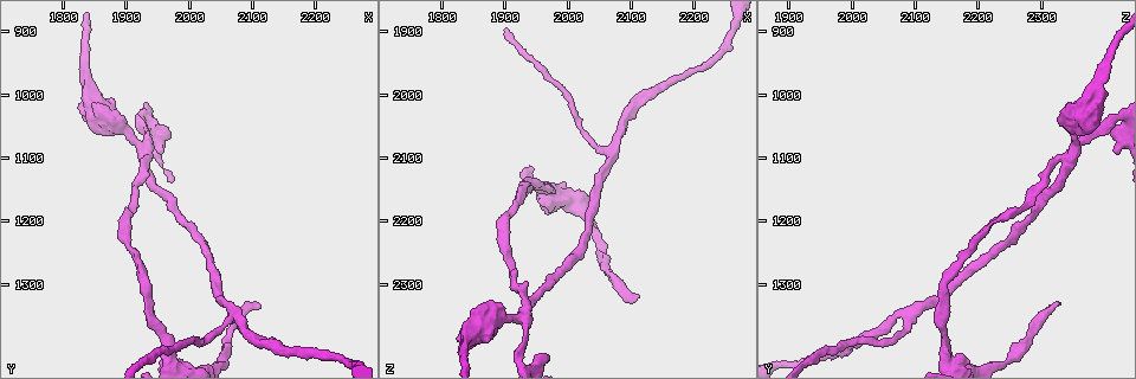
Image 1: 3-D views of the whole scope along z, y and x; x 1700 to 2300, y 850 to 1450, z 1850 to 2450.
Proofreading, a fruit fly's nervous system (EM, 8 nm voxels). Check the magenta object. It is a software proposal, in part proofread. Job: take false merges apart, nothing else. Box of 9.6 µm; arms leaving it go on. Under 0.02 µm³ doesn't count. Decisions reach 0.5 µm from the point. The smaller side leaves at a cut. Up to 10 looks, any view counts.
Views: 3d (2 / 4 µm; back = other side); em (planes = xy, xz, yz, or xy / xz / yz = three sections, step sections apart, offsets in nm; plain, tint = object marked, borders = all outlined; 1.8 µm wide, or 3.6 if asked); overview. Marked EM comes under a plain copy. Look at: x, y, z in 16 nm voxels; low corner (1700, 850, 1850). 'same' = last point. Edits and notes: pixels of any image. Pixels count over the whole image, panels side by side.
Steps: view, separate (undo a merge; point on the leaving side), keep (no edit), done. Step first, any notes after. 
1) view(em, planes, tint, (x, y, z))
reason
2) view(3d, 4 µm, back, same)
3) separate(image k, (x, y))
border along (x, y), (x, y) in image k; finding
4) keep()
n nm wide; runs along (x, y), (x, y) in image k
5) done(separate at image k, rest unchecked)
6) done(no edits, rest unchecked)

view(3d, 4 µm, (1835, 980, 2385))
thick turns thin

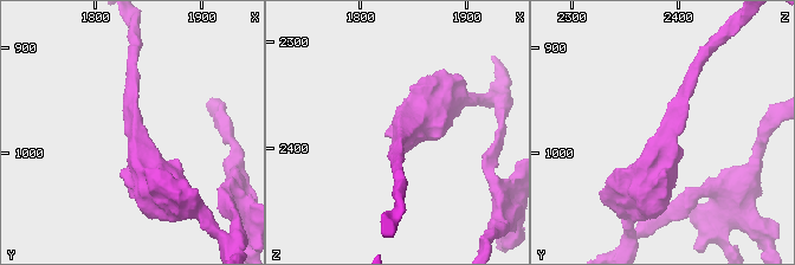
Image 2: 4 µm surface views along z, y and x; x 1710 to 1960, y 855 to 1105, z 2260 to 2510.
view(em, planes, tint, (1840, 980, 2386))
need the tissue

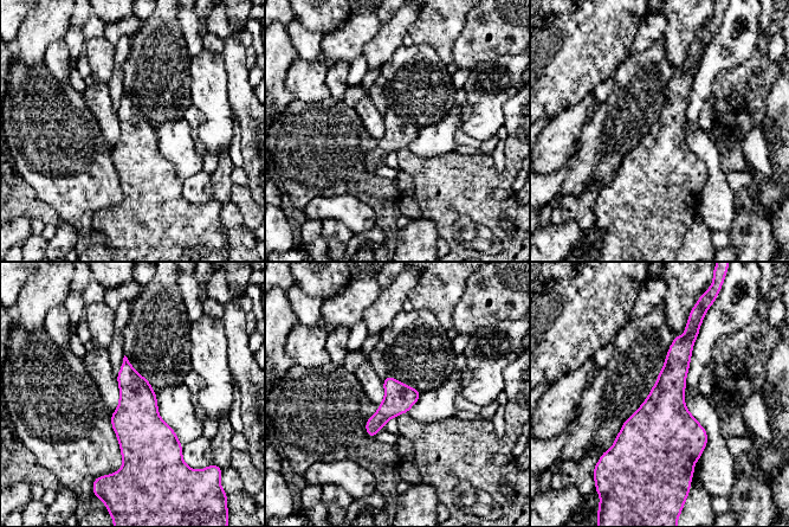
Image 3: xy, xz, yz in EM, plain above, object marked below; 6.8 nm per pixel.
keep()
200 nm wide; all the same neuron

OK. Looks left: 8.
view(em, xy, step 8, tint, (1935, 1100, 2345))

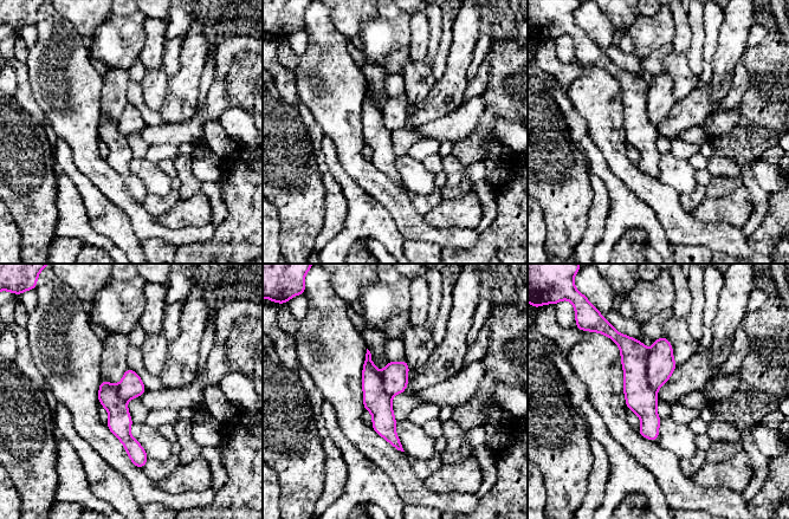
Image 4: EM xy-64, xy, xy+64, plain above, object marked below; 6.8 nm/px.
view(em, yz, step 16, tint, same)
another direction

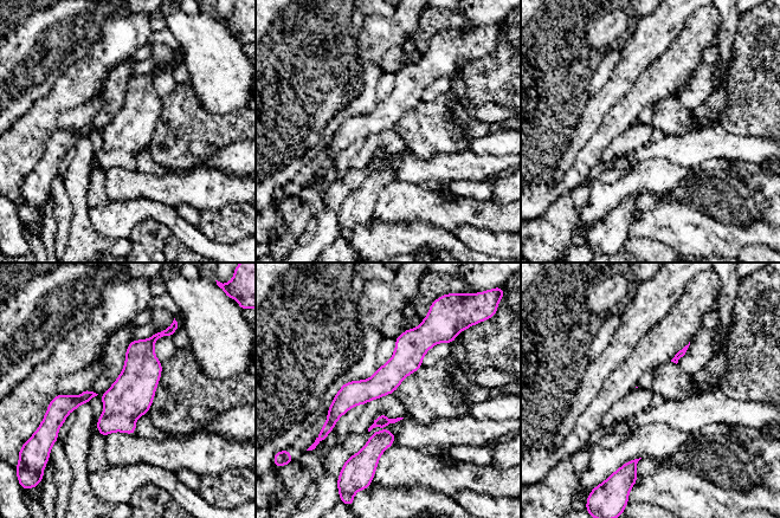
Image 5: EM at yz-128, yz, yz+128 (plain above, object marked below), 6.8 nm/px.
separate(image 5, (171, 331))
the part that leaves runs along (433, 341), (354, 393), (327, 429) in image 5; two neurons meet here

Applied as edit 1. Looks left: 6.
view(3d, 2 µm, (2070, 1340, 2105))
arms part here

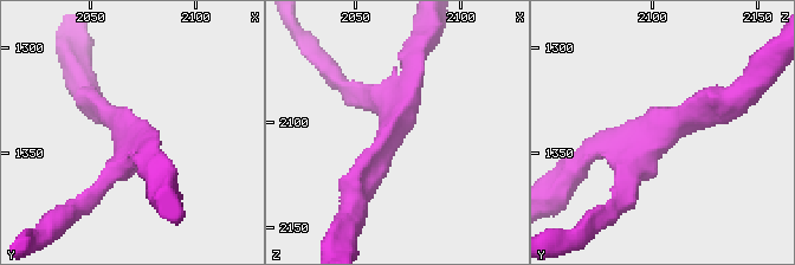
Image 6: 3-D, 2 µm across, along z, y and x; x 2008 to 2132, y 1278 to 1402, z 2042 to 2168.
view(em, planes, tint, (2071, 1343, 2100))
3 arms; now the EM

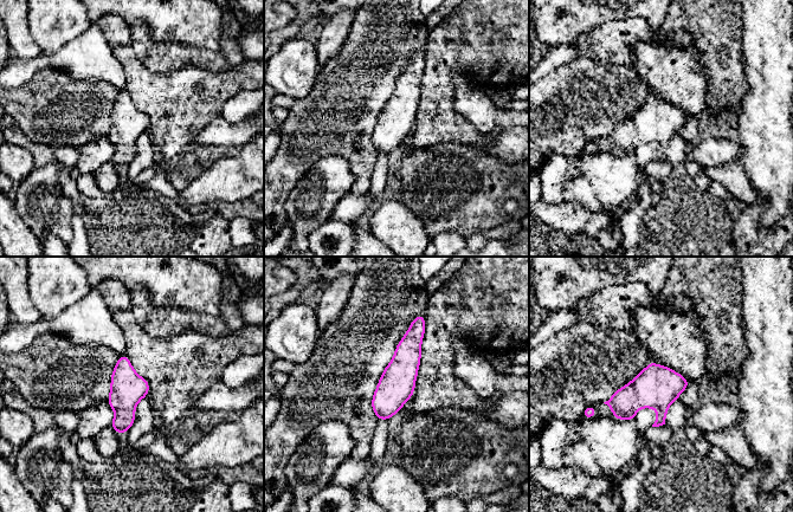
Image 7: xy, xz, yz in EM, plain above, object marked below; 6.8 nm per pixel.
keep()
runs along (421, 323), (381, 416) in image 7; one neuron here

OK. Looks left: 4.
done(separate at image 5, rest unchecked)

